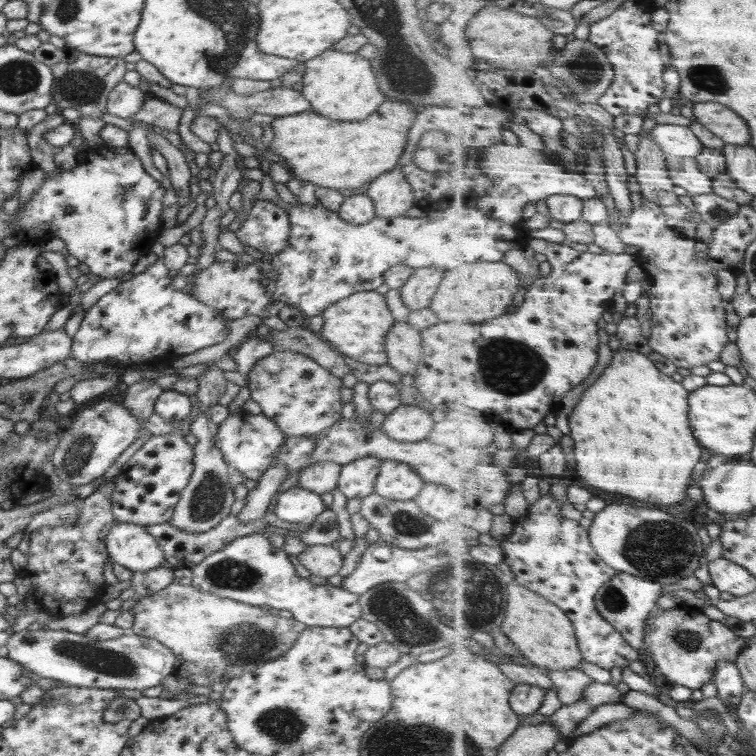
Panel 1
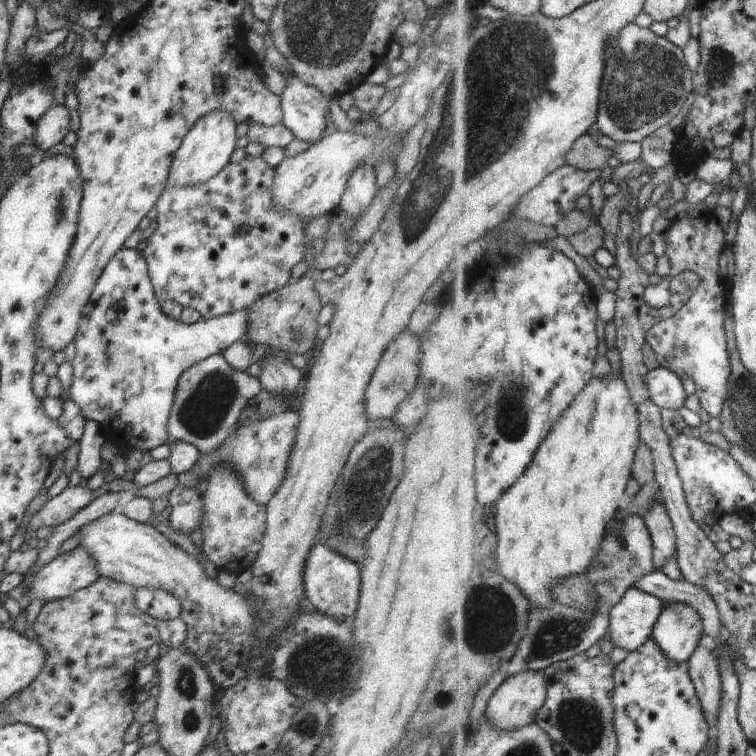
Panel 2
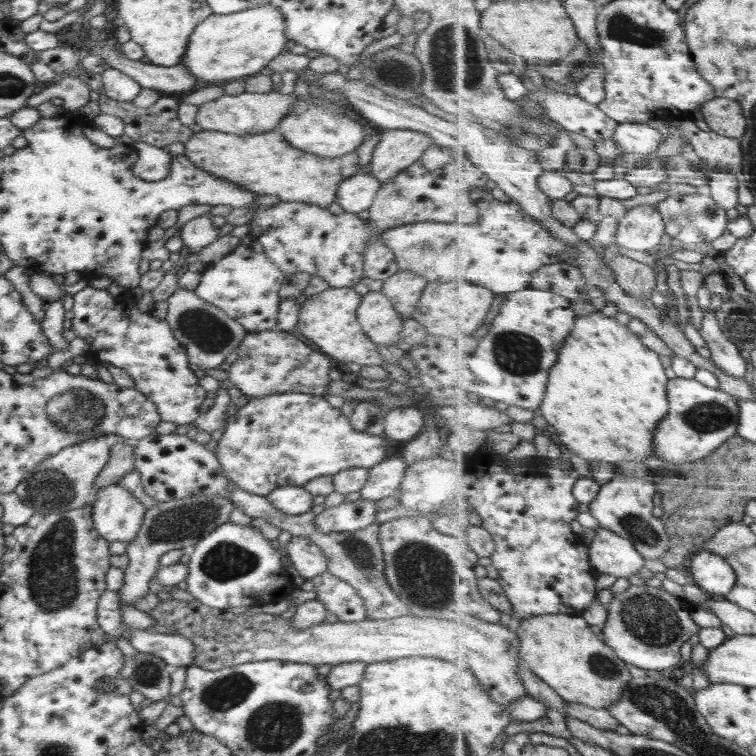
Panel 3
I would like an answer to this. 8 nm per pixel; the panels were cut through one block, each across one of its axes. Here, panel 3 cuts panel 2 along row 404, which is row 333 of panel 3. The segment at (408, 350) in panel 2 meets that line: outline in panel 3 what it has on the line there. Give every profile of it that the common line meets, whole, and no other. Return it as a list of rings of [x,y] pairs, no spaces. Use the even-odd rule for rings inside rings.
[[[368,291],[361,295],[356,317],[361,330],[376,345],[403,347],[400,342],[405,320],[394,310],[390,299],[381,291]]]

